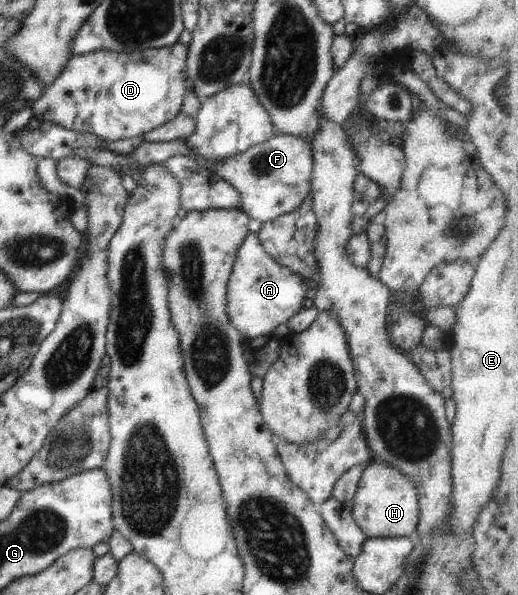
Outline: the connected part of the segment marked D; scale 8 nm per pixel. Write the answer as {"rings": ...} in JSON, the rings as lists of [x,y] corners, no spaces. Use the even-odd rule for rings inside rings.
{"rings":[[[180,41],[170,46],[149,48],[141,52],[101,49],[72,55],[59,77],[34,101],[32,111],[41,121],[55,121],[65,129],[94,133],[108,142],[137,137],[167,123],[180,113],[183,94],[189,87],[187,56],[188,46]]]}

